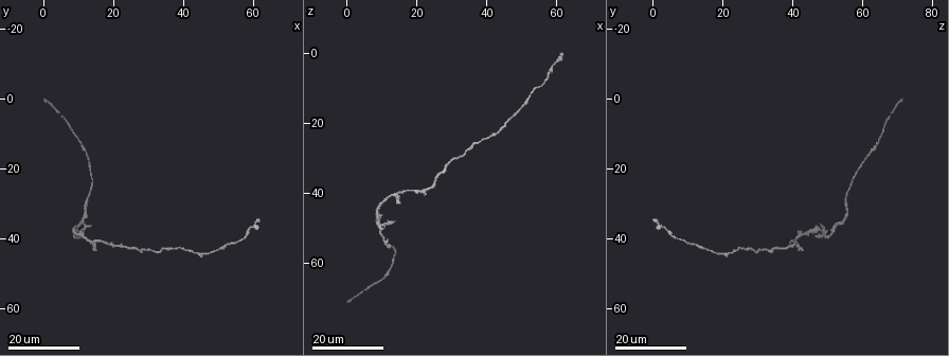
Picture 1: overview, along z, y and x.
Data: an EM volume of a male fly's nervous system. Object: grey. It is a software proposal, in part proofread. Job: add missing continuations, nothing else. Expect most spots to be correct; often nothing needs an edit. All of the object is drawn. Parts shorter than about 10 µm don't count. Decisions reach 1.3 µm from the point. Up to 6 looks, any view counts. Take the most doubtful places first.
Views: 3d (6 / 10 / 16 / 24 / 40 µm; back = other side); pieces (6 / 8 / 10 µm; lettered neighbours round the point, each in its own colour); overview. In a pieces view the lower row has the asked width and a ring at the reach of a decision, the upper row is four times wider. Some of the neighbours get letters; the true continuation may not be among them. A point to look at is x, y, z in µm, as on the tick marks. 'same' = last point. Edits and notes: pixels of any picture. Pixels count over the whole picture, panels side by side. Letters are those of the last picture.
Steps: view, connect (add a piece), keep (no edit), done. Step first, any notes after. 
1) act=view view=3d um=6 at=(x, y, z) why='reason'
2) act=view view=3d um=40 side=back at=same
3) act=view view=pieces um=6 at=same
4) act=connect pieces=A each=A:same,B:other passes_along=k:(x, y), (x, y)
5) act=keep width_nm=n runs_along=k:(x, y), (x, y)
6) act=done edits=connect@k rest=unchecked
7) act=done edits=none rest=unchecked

act=view view=3d um=24 at=(0.5, 0.0, 71.0) why='free end'

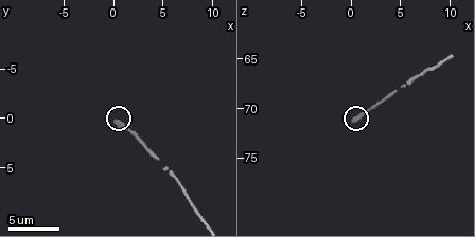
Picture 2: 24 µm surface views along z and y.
act=view view=pieces um=10 at=(0.2, 0.4, 71.0)

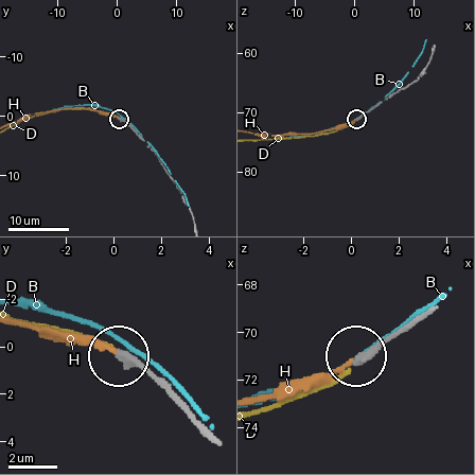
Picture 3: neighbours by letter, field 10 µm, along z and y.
act=connect pieces=H each=B:other,D:other,H:same passes_along=3:(134, 133), (119, 118), (87, 108), (28, 115) found='the cell continues'

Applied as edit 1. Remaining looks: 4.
act=view view=3d um=16 at=(14.0, 36.5, 48.0) why='an open end'

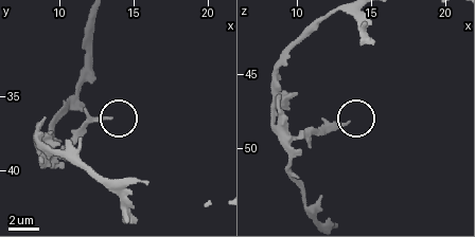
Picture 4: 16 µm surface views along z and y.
act=view view=pieces um=8 at=(13.4, 36.6, 48.2) why='see the neighbours'

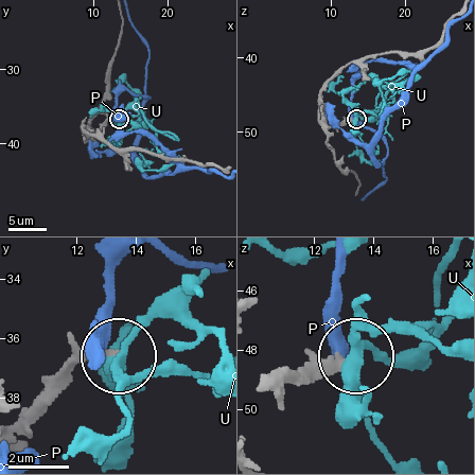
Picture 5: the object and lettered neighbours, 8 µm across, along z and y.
act=keep each=P:other,U:other runs_along=5:(20, 422), (82, 364), (117, 356) found='no lettered piece goes on from it'

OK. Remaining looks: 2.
act=view view=3d um=24 at=(14.5, 43.5, 43.0) why='free end'

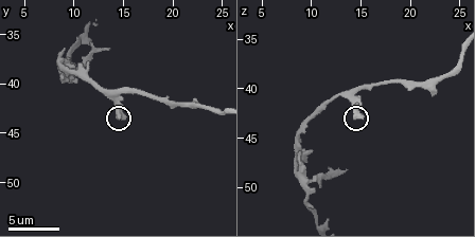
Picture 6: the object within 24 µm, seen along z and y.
act=view view=pieces um=6 at=(15.2, 43.4, 43.0) why='see the neighbours'

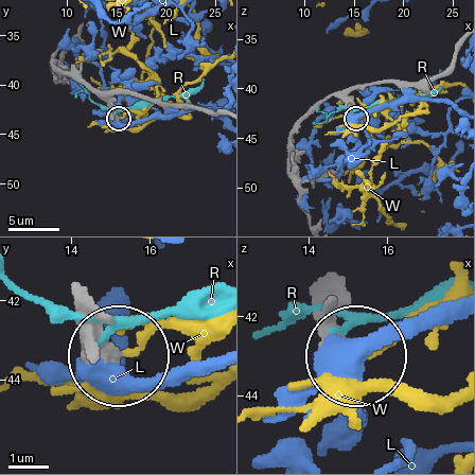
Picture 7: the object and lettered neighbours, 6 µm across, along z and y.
act=keep each=L:other,R:other,W:other found='none of them fits'

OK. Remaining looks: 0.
act=done edits=connect@3 rest=unchecked

